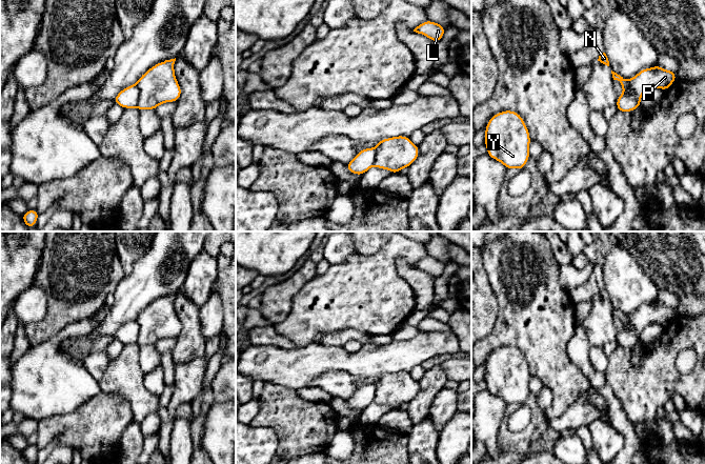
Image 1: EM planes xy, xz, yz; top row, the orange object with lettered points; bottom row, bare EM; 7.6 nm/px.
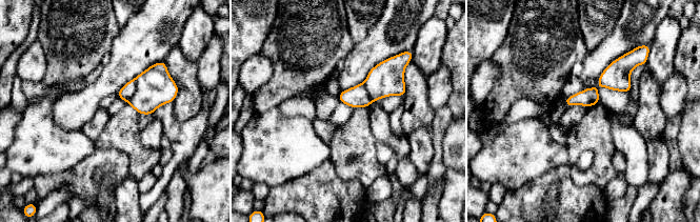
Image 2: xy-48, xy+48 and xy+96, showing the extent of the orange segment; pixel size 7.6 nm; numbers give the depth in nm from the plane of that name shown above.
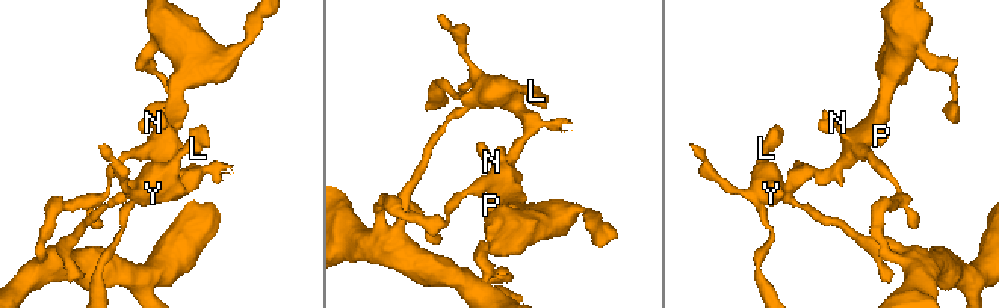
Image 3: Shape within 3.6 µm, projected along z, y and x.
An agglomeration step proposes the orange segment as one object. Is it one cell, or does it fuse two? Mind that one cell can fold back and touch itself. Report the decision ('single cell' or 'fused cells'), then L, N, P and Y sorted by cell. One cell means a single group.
fused cells; L P Y / N

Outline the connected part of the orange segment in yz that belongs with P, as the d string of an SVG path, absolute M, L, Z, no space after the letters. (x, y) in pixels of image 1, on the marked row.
M659 65L640 70L633 78L627 80L630 93L618 96L616 106L618 112L633 112L639 107L642 95L649 88L658 87L664 92L678 79L674 70L666 70Z

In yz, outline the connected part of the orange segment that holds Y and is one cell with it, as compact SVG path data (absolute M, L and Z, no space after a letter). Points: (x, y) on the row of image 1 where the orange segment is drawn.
M503 110L492 116L485 127L487 155L507 169L524 169L529 155L528 128L515 110Z

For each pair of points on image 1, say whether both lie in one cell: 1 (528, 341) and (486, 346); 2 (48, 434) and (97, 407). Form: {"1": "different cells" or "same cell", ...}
{"1": "same cell", "2": "same cell"}

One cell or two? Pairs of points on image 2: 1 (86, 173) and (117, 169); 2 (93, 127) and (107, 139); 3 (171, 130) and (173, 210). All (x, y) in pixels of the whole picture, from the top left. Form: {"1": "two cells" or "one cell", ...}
{"1": "one cell", "2": "two cells", "3": "two cells"}

